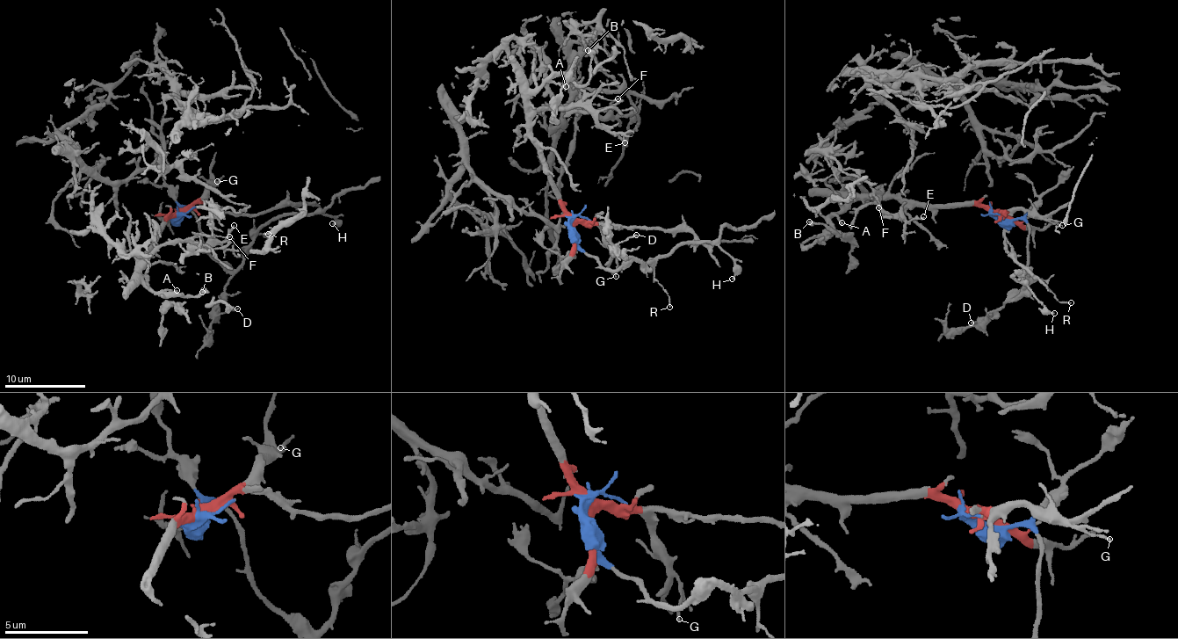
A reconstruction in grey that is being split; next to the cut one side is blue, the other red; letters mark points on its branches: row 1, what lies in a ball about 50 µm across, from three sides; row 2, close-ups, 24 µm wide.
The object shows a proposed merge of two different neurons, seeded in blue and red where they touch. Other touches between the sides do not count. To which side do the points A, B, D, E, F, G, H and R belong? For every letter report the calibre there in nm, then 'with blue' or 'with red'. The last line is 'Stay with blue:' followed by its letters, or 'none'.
A: calibre 200 nm; with red
B: calibre 360 nm; with red
D: calibre 160 nm; with blue
E: calibre 170 nm; with red
F: calibre 90 nm; with red
G: calibre 110 nm; with red
H: calibre 170 nm; with blue
R: calibre 130 nm; with blue
Stay with blue: D, H, R

